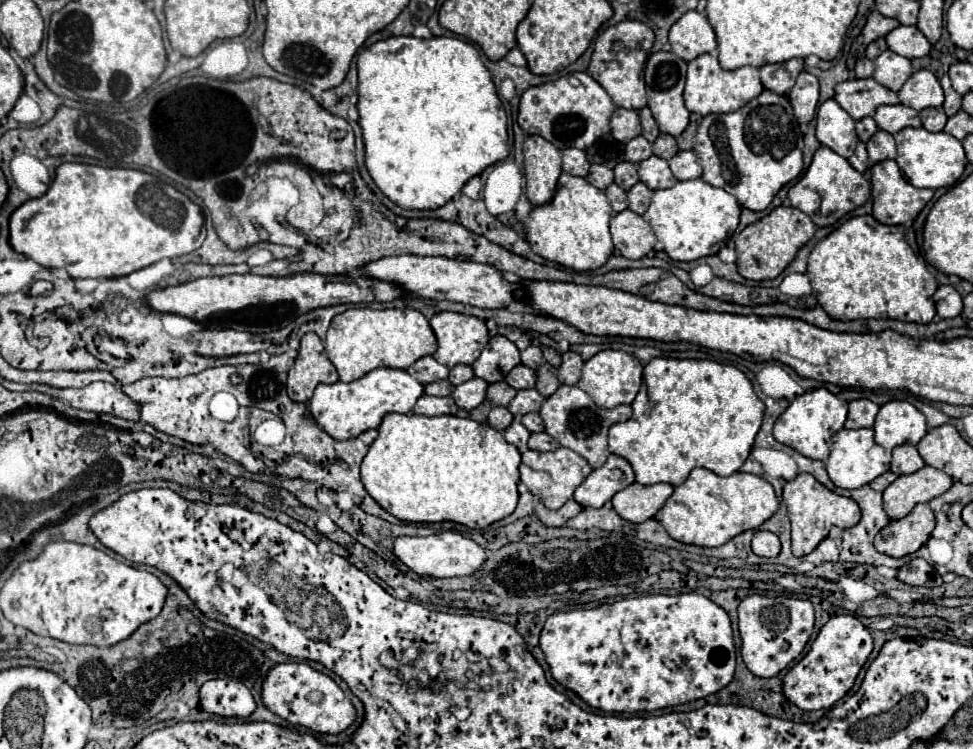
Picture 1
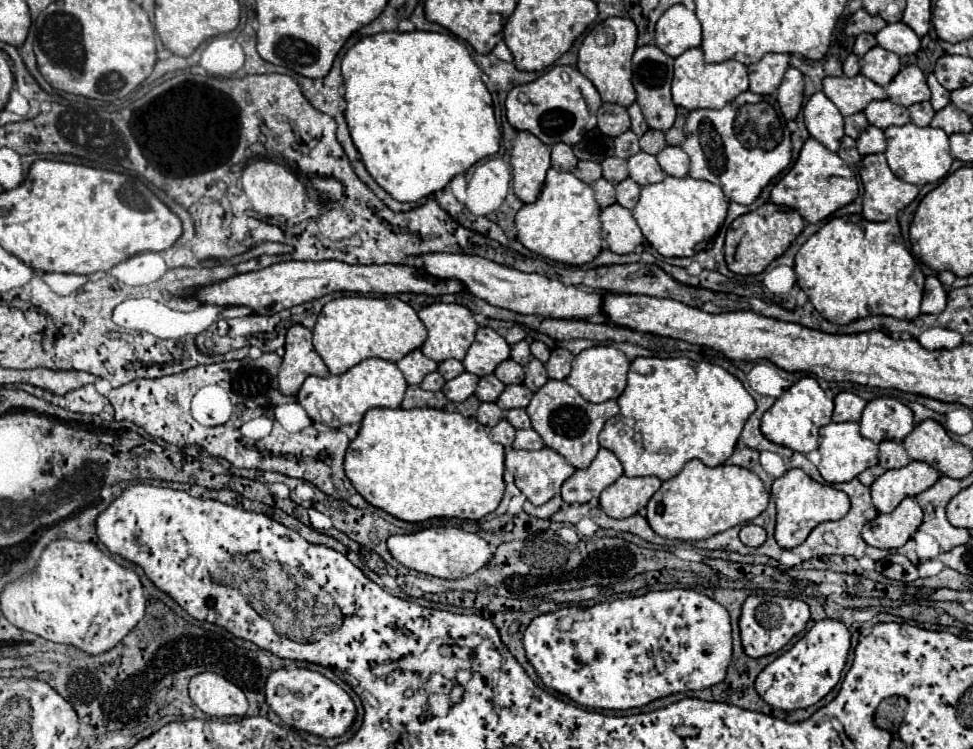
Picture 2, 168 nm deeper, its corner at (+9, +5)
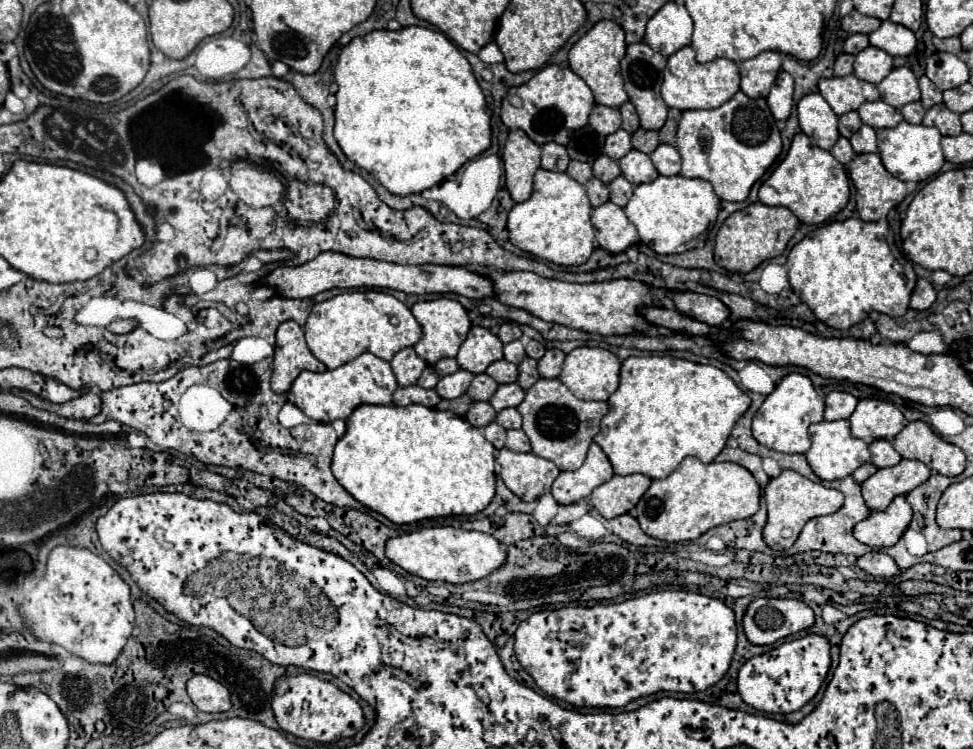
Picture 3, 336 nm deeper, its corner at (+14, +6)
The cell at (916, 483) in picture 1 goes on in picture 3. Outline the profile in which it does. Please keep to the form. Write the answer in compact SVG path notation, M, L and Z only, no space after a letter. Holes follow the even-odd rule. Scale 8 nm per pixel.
M901 460L897 466L879 468L863 482L863 498L869 510L885 510L895 496L907 494L927 482L931 470L919 460Z

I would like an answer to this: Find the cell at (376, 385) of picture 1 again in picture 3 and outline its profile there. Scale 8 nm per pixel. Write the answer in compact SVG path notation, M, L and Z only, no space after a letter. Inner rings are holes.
M365 352L335 370L325 370L321 374L301 372L287 393L287 398L311 420L333 422L339 418L347 420L361 404L391 404L395 390L397 380L389 362L373 356L371 352Z

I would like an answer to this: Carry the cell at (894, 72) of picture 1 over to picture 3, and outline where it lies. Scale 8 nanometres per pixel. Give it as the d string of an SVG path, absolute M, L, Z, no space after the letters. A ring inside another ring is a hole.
M867 46L857 54L853 74L865 82L879 84L891 70L893 70L893 58L875 46Z

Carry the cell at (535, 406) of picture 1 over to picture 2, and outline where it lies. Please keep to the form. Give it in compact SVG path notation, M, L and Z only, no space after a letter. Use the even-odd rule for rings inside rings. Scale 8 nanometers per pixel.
M506 385L504 393L498 397L496 405L504 411L516 409L516 407L526 407L532 399L532 391L526 385Z

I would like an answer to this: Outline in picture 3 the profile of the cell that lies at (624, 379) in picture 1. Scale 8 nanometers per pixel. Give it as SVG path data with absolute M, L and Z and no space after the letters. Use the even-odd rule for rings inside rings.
M575 348L567 354L559 380L579 400L607 400L619 386L621 360L605 348Z

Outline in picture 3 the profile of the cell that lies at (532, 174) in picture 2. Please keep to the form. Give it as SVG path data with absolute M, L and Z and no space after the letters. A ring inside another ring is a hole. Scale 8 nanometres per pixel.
M511 130L503 148L505 182L515 202L525 202L533 192L533 176L541 162L541 146L525 132Z

